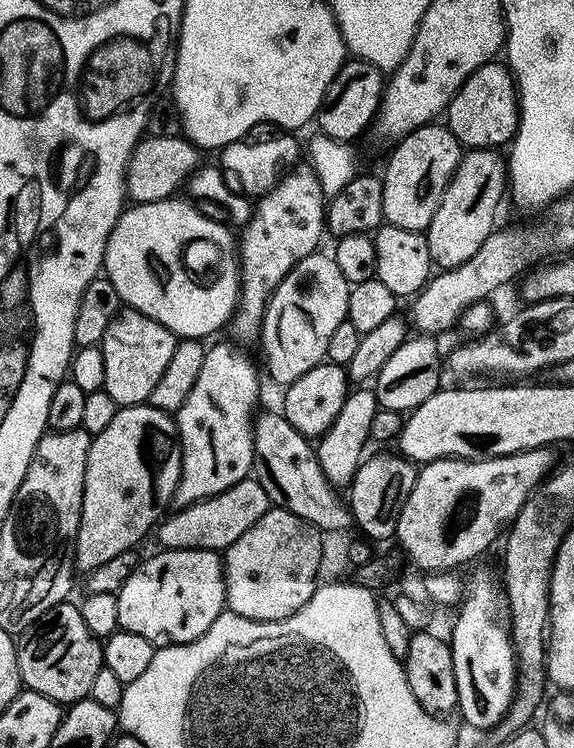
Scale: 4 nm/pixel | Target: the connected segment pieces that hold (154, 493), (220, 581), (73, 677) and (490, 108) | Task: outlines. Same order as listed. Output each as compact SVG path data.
M129 404L114 414L110 424L101 433L92 436L84 475L84 497L80 511L80 529L76 535L74 564L81 573L93 572L102 562L123 552L131 552L144 535L151 533L161 519L160 503L171 501L180 481L180 450L176 437L176 421L169 413L143 404Z
M169 548L157 551L157 556L145 559L126 578L126 582L116 593L118 606L118 624L121 629L137 632L143 638L149 640L155 646L167 646L169 644L189 644L206 630L225 611L224 603L224 562L220 552L211 552L201 548Z
M75 603L50 606L46 614L32 625L25 644L16 649L20 683L27 691L37 692L61 706L71 706L89 695L94 678L105 667L101 637L90 632Z
M489 62L474 70L466 78L466 82L457 90L456 97L448 103L446 109L446 123L448 129L456 135L457 140L465 149L490 148L499 149L499 144L507 145L520 127L520 101L518 99L518 85L507 63Z

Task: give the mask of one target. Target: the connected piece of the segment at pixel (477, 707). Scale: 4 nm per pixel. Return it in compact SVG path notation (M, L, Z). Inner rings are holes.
M476 584L463 597L459 605L460 613L456 616L456 625L452 628L452 638L450 645L453 654L454 674L457 678L457 702L459 715L464 715L463 719L467 723L481 730L491 730L499 724L504 715L508 712L516 692L516 656L513 652L512 638L509 629L496 621L496 616L492 611L496 607L501 607L502 596L492 584Z

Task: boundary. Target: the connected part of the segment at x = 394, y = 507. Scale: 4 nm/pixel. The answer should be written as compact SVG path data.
M380 450L377 456L372 456L363 461L356 472L350 485L352 493L347 494L346 500L352 511L355 527L360 527L369 541L391 541L396 535L398 514L410 494L414 490L417 465L413 461L405 460L403 456L392 450Z

